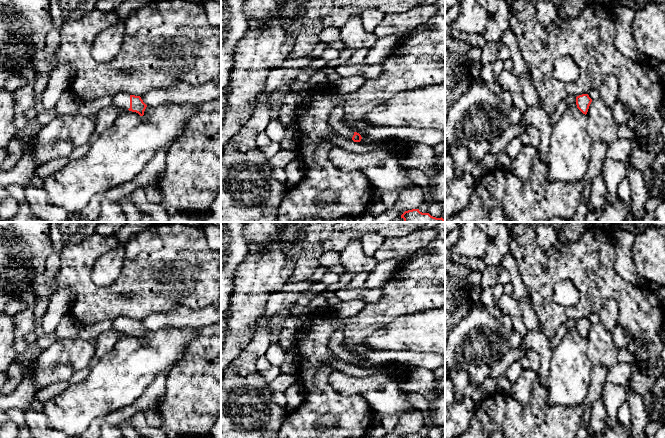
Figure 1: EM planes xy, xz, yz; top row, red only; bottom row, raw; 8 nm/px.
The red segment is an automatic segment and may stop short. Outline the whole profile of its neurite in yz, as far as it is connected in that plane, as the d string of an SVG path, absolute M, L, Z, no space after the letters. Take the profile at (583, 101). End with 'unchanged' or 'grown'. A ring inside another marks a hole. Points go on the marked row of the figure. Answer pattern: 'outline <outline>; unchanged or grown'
outline M582 94L576 97L577 108L585 115L588 112L591 102L592 99L589 97L588 94Z; unchanged

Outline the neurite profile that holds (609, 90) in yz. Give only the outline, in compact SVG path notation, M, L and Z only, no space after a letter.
M609 75L598 88L600 97L605 106L611 109L619 99L619 82L618 79Z

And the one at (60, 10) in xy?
M50 0L49 13L59 27L68 19L80 19L96 7L97 0Z

